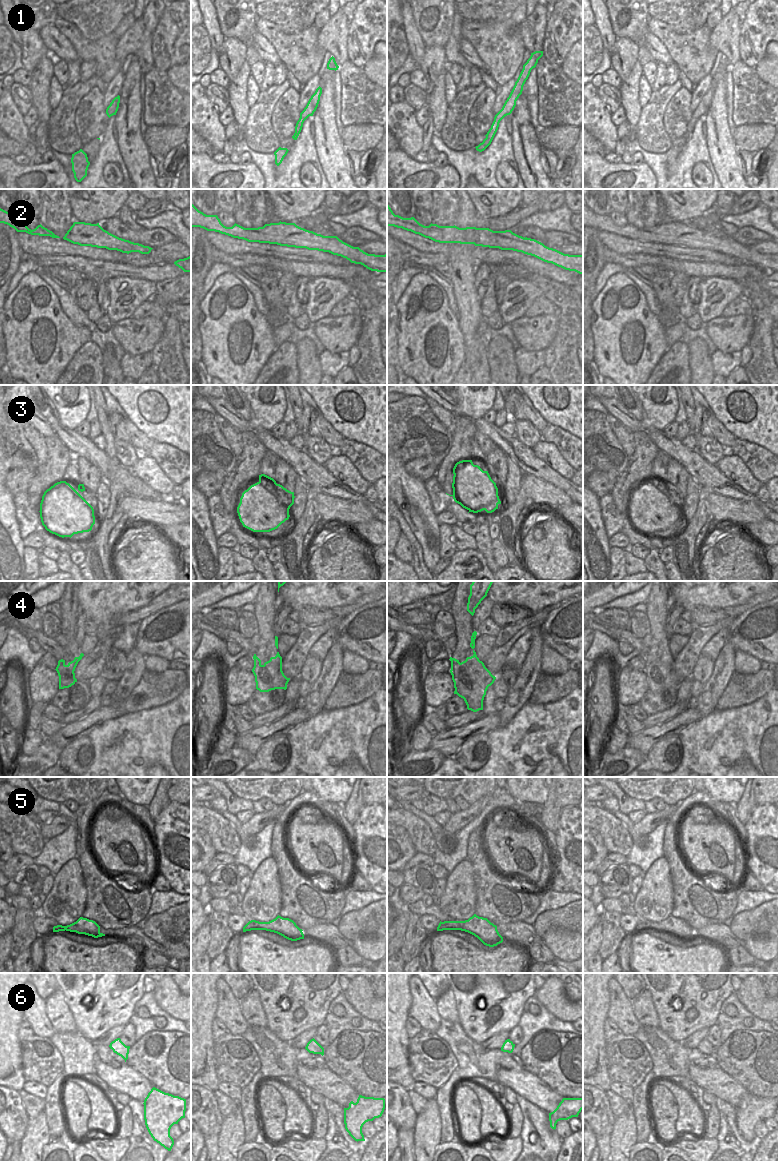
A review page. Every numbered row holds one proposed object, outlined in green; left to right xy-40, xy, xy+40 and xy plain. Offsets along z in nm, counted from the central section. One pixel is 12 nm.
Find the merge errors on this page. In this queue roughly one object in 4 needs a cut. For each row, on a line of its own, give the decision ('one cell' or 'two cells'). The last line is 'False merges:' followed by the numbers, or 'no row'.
1: one cell
2: one cell
3: one cell
4: two cells
5: one cell
6: one cell
False merges: 4

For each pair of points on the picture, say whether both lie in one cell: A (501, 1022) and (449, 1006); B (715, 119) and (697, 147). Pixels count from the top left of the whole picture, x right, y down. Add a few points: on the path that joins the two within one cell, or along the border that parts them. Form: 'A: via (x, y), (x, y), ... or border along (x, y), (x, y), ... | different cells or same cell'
A: border along (449, 988), (455, 999), (459, 1022) | different cells
B: border along (704, 137), (710, 160) | different cells

